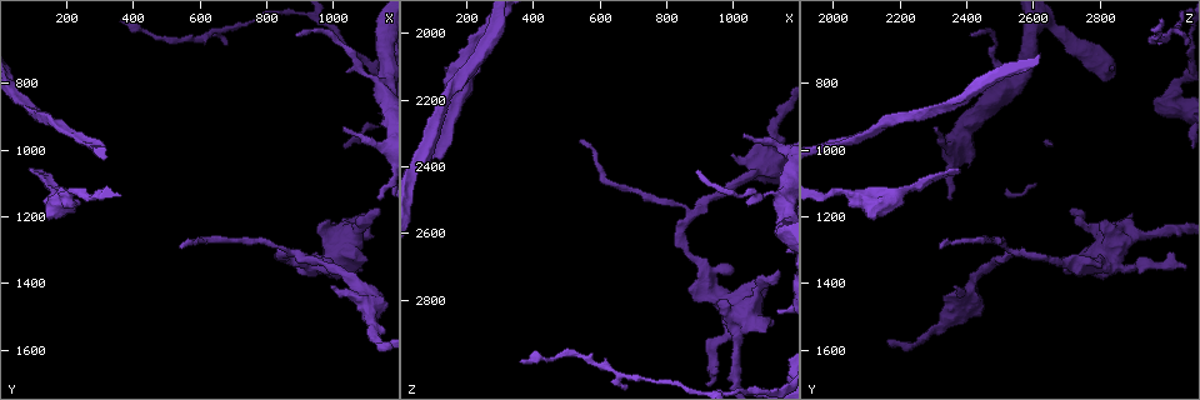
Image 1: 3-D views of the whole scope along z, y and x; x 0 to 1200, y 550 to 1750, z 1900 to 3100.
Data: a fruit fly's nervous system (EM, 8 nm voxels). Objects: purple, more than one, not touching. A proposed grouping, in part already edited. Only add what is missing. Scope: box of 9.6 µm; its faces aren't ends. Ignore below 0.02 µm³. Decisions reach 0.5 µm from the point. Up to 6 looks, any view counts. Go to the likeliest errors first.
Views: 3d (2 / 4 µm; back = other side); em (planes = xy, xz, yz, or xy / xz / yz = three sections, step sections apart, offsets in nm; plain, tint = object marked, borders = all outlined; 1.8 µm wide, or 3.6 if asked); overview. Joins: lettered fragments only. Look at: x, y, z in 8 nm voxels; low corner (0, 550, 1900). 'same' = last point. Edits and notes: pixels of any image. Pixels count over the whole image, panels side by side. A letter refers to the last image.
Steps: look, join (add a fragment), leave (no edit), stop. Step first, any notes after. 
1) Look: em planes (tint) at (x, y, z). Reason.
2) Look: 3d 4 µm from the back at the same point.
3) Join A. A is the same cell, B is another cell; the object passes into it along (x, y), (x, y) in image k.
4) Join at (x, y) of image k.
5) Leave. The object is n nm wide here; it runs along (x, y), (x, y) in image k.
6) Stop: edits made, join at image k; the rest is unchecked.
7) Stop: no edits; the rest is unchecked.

Look: em xy step 16 (borders) at (1140, 750, 2840). End of a long branch.

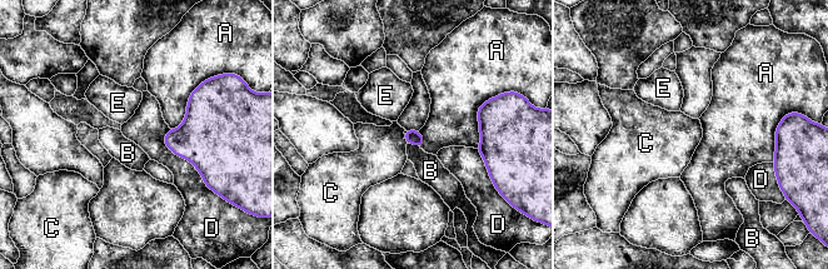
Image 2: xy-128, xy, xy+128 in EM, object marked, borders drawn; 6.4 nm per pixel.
Leave. A, B, C, D and E are other cells; a border runs along (166, 131), (164, 144), (203, 180) in image 2; none of them fits.

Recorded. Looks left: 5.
Look: em 3.6 µm xz step 4 (tint) at (100, 1060, 2360). Branch stops here.

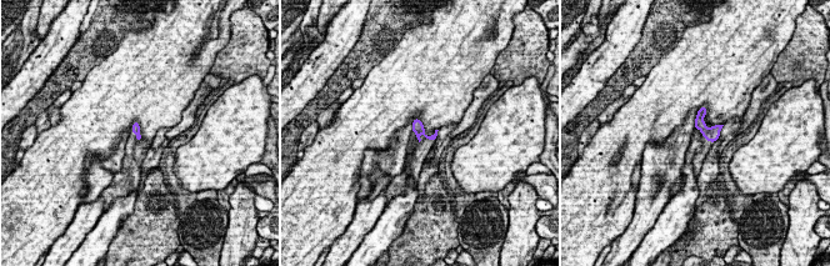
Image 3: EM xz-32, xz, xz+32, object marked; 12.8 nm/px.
Look: em 3.6 µm planes (borders) at the same point. Cut it another way.

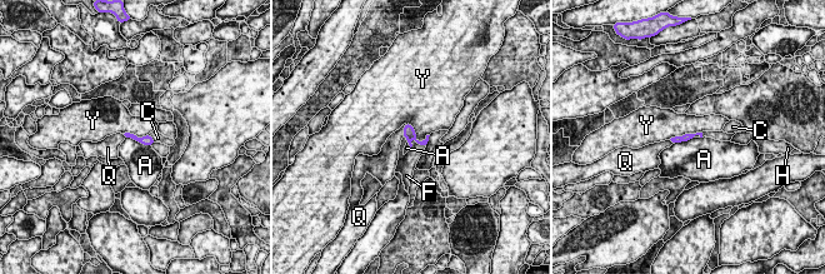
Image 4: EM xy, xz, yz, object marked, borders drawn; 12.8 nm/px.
Join F. F is the same cell, A, C, H, Q and Y are other cells; the object passes into it along (409, 133), (418, 143), (410, 159) in image 4; the neuron continues.

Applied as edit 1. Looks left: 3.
Look: overview.

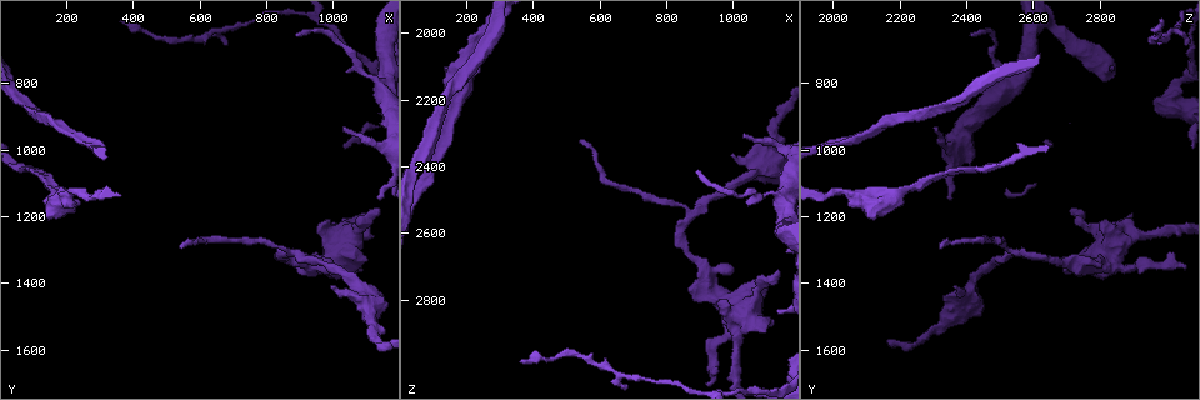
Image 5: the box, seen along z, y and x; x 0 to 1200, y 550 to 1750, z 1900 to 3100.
Look: em planes (borders) at (1100, 780, 2480). Sudden change in width.

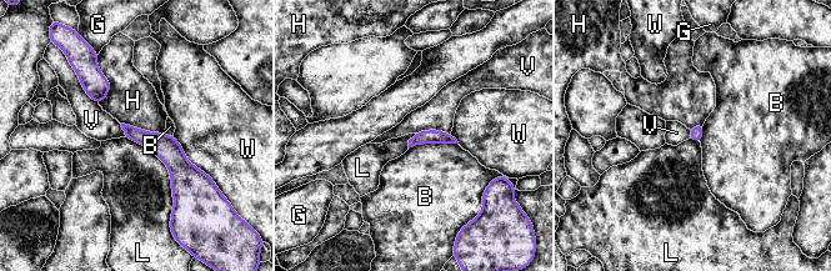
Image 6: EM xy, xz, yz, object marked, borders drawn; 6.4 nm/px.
Leave. The object is 90 nm wide here; B, G, H, L, V and W are other cells; a border runs along (450, 133), (420, 130), (415, 134) in image 6; no lettered fragment goes on from it.

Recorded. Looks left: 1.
Stop: edits made, join at image 4; the rest is unchecked.

